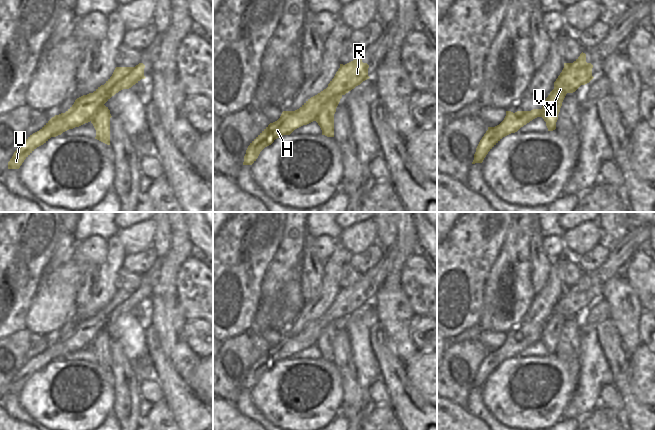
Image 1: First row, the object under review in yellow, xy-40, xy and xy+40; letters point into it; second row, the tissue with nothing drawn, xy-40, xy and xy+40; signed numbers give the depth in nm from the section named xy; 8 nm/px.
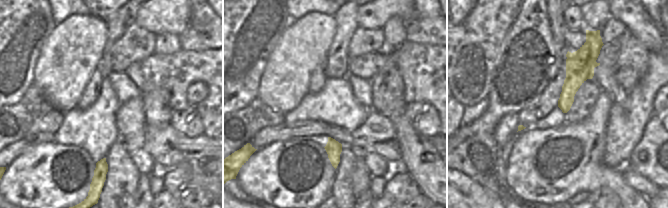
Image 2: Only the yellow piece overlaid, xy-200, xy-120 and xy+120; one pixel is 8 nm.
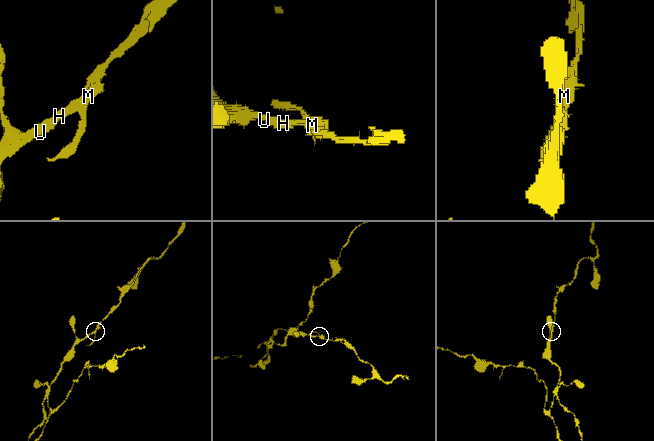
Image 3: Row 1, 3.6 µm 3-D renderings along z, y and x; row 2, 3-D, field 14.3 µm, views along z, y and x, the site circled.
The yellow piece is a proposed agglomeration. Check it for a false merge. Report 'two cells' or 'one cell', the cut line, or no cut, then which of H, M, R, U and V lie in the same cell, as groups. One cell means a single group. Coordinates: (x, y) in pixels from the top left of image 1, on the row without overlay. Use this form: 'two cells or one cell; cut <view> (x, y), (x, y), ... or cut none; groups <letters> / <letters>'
two cells; cut xy (330, 311), (335, 320), (322, 330), (315, 344); groups H U / M R V

